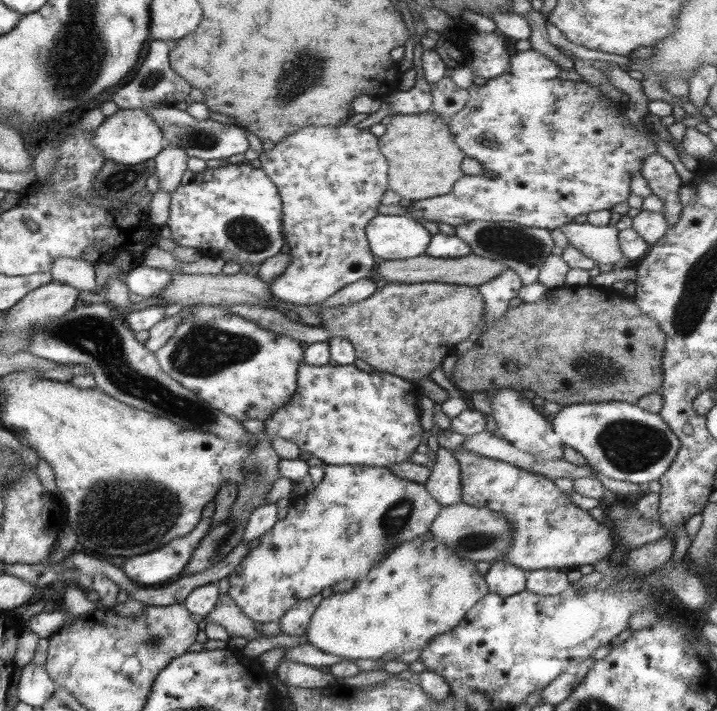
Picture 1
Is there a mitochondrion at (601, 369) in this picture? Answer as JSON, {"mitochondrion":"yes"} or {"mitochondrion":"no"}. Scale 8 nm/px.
{"mitochondrion":"yes"}

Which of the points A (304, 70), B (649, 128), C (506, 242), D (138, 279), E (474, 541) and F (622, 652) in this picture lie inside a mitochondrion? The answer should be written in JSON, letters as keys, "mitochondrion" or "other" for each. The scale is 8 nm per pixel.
{"A":"mitochondrion","B":"other","C":"mitochondrion","D":"other","E":"mitochondrion","F":"other"}

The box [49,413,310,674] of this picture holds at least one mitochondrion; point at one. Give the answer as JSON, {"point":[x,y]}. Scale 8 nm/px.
{"point":[97,508]}

